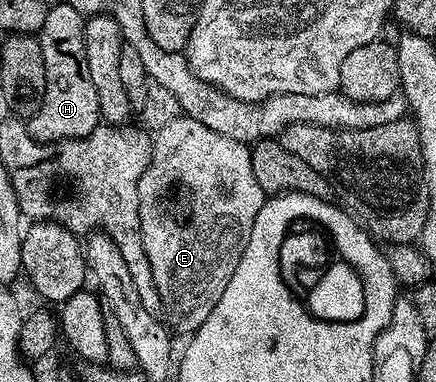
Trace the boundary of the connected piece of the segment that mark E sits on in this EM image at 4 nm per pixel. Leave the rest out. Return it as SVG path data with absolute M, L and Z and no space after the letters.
M180 116L167 124L162 130L152 135L153 151L147 172L139 180L139 220L141 221L141 239L147 260L151 264L151 276L155 276L155 288L161 297L161 310L166 323L174 331L184 336L192 336L197 329L211 316L215 304L219 304L219 296L227 292L227 284L231 284L231 276L235 276L235 268L239 268L239 260L247 248L247 240L251 240L251 228L255 224L255 216L259 216L259 208L267 200L263 188L259 188L259 180L255 180L253 161L249 155L250 147L239 140L231 140L231 136L223 136L219 132L211 132L207 124L199 124L199 120Z

